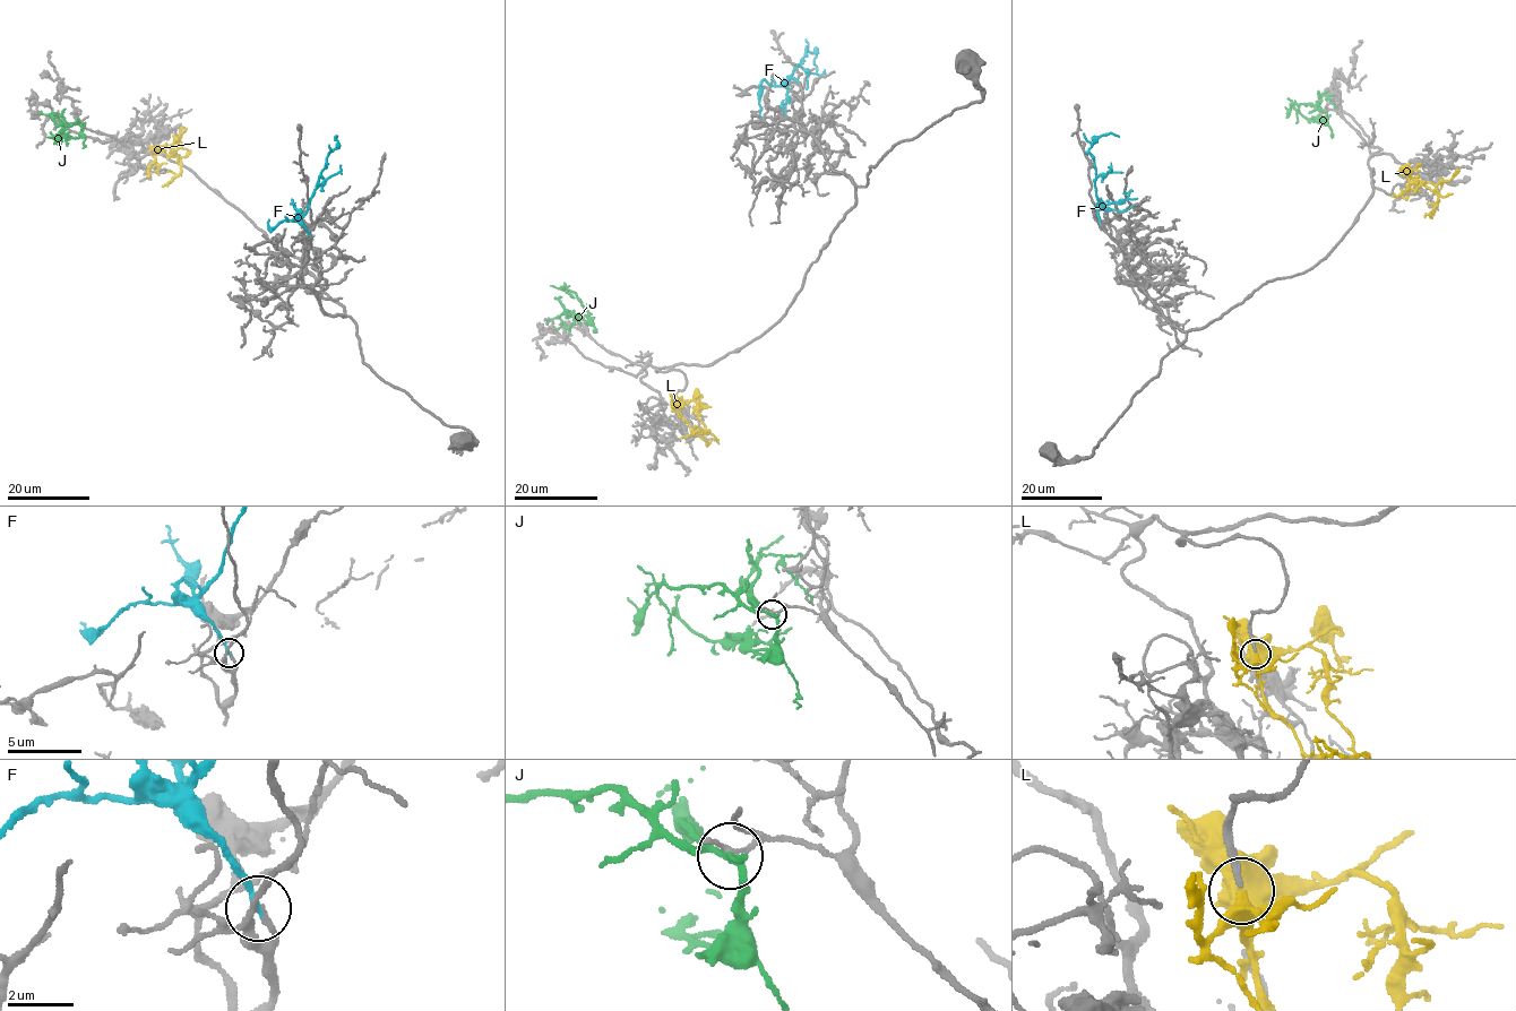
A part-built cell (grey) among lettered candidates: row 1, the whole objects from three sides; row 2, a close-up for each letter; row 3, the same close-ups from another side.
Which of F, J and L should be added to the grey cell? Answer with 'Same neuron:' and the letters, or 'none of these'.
Same neuron: F, L

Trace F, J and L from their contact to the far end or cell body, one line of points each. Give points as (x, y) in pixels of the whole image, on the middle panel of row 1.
F: (798, 81), (787, 78), (806, 49), (816, 54), (816, 74)
J: (588, 319), (576, 294), (550, 285)
L: (678, 403), (679, 407), (691, 399), (697, 403), (698, 417), (708, 433), (700, 430), (690, 433)

